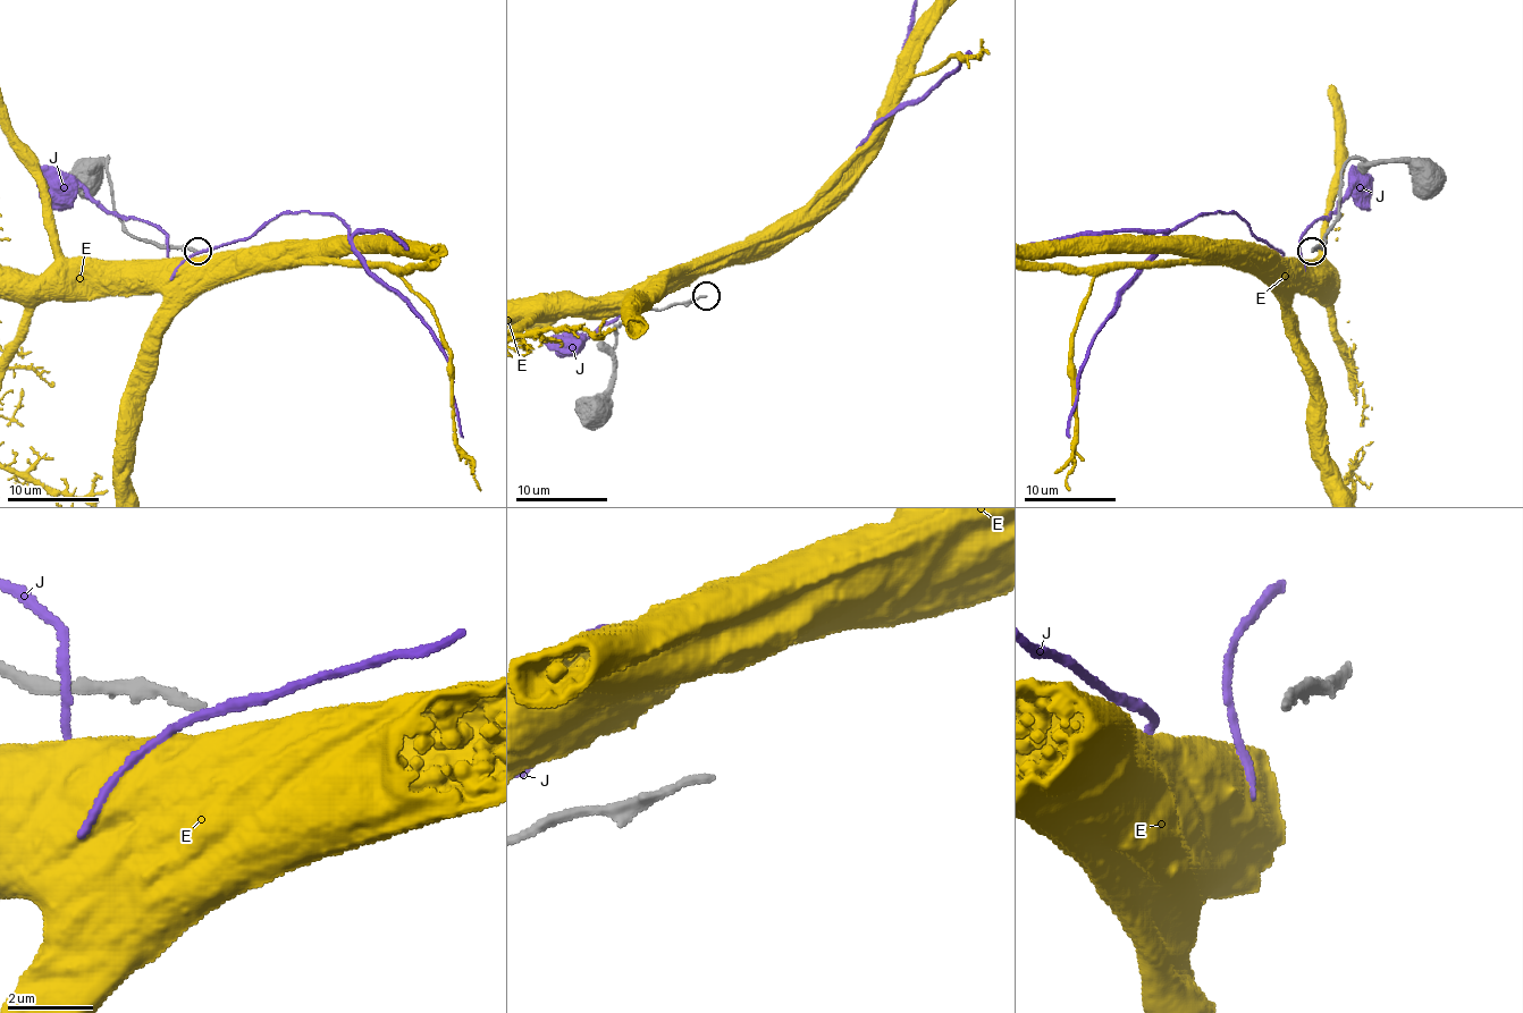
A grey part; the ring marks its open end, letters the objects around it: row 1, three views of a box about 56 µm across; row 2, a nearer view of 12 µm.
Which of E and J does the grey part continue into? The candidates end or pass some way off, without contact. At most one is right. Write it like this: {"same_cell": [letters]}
{"same_cell": []}

